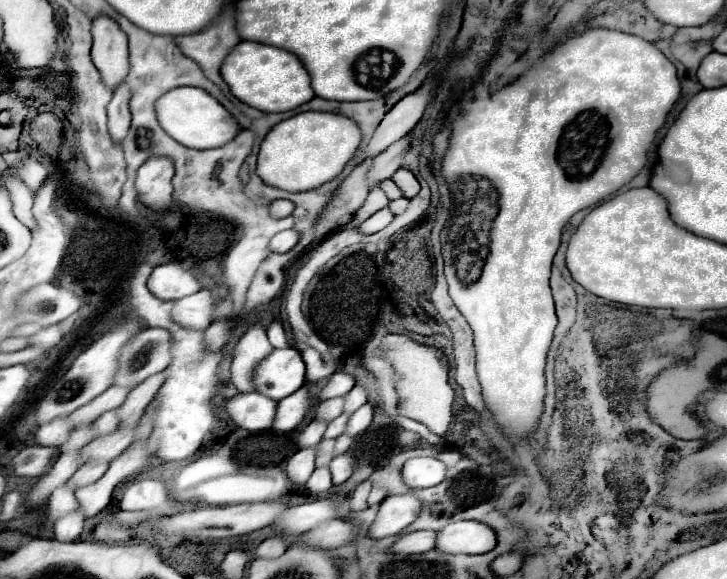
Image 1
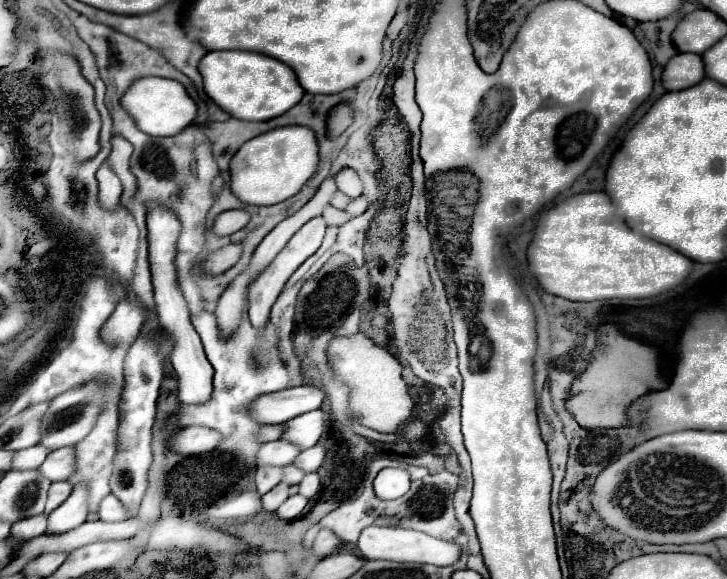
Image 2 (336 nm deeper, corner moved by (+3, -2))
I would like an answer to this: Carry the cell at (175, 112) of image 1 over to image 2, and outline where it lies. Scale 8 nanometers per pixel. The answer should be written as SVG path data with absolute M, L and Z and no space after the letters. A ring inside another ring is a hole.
M140 78L128 88L122 98L122 106L136 120L138 128L150 136L176 136L194 124L198 116L196 102L186 94L186 88L176 80L166 78Z

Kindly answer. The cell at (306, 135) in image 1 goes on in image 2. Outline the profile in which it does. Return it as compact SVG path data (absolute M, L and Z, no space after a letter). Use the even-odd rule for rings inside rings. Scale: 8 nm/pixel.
M282 126L274 128L266 134L260 134L234 154L230 162L232 192L246 204L254 206L270 206L288 200L298 194L302 186L316 174L320 164L318 142L310 128L306 126Z

